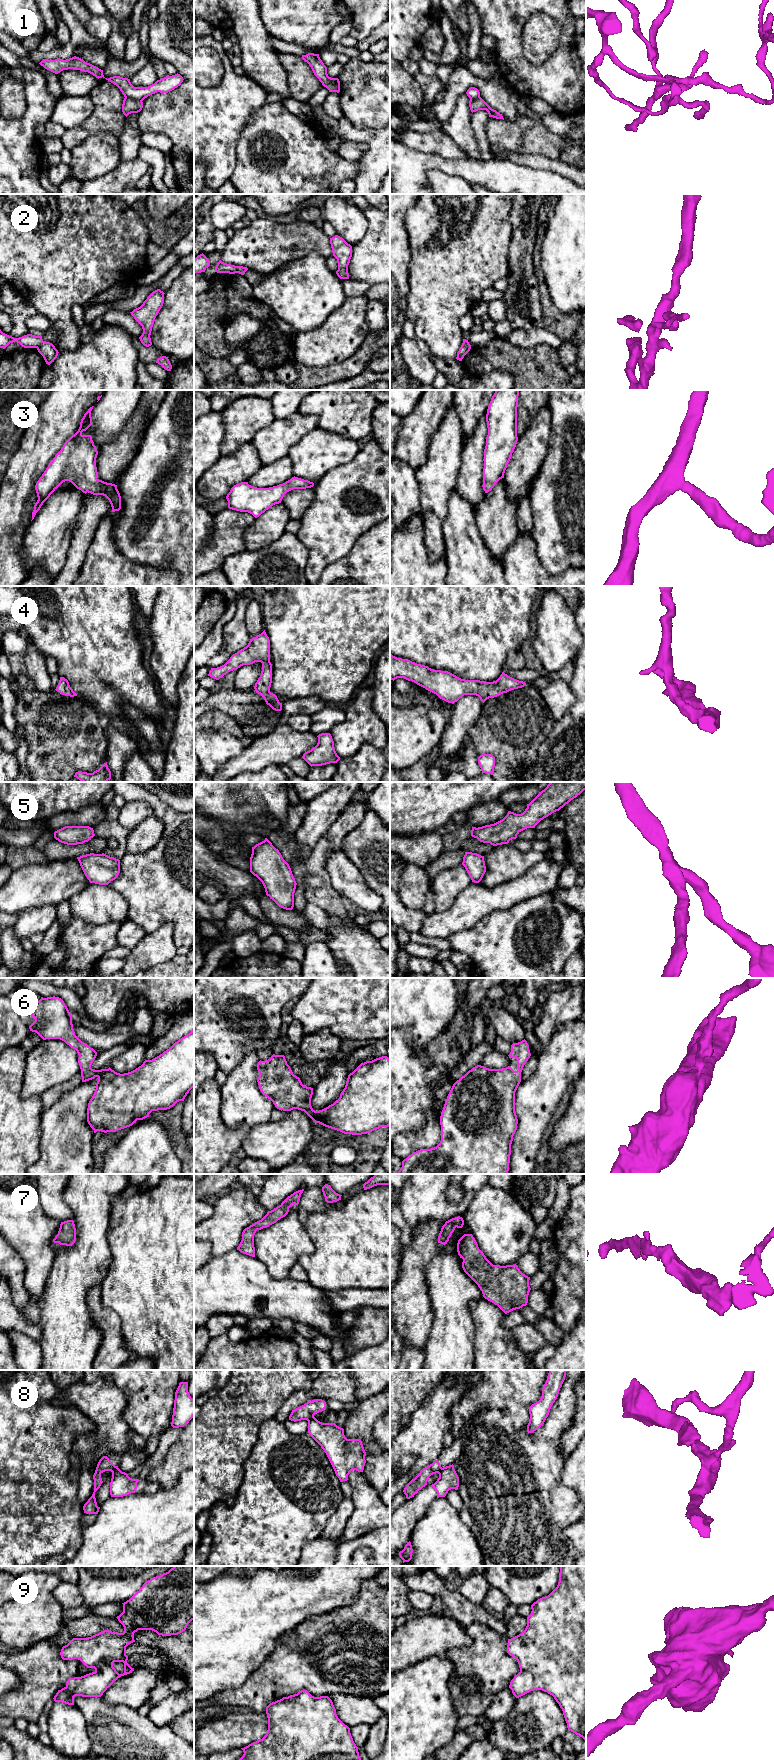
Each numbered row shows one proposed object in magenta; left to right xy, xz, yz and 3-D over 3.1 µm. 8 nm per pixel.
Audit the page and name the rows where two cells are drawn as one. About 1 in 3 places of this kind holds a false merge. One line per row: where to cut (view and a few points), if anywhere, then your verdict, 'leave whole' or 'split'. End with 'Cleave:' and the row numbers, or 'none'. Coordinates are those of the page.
1: cut in xy along (125, 96), (141, 101); split
2: cut in xy along (43, 341), (37, 348); split
3: no cut; leave whole
4: no cut; leave whole
5: no cut; leave whole
6: no cut; leave whole
7: no cut; leave whole
8: cut in xz along (314, 1417), (308, 1421); split
9: no cut; leave whole
Cleave: 1, 2, 8

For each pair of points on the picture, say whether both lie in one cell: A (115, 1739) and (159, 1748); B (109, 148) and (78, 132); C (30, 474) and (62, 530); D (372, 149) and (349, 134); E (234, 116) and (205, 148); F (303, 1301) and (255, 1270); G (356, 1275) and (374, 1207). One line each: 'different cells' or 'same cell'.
A: same cell
B: different cells
C: different cells
D: same cell
E: same cell
F: same cell
G: same cell

